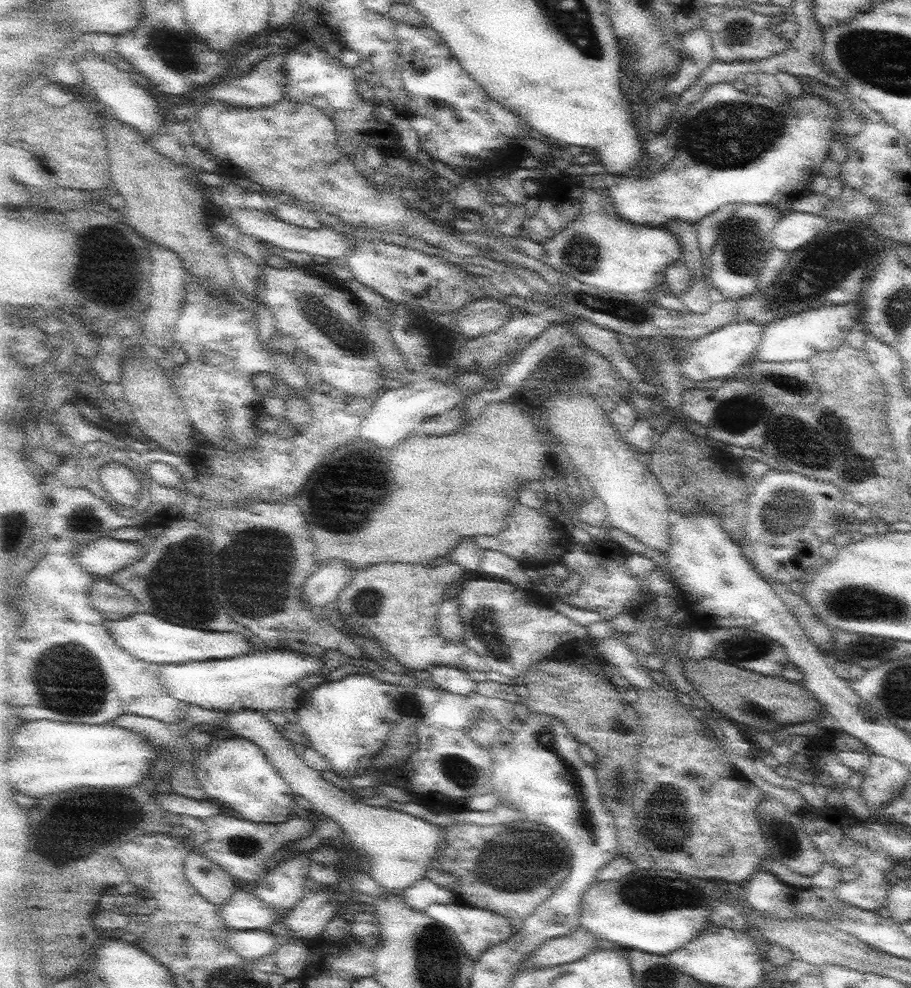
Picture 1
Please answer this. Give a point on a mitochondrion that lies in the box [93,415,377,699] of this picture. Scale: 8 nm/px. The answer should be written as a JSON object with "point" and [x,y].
{"point":[272,546]}

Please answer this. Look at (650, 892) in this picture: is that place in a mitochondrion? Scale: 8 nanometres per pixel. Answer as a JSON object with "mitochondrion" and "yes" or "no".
{"mitochondrion":"yes"}

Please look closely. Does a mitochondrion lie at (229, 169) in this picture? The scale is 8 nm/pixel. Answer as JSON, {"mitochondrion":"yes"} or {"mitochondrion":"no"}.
{"mitochondrion":"no"}

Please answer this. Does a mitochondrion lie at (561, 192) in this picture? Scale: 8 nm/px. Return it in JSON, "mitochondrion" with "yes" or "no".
{"mitochondrion":"no"}

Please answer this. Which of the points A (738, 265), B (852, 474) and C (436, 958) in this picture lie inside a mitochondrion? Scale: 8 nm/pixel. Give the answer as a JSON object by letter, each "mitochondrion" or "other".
{"A":"mitochondrion","B":"other","C":"mitochondrion"}

